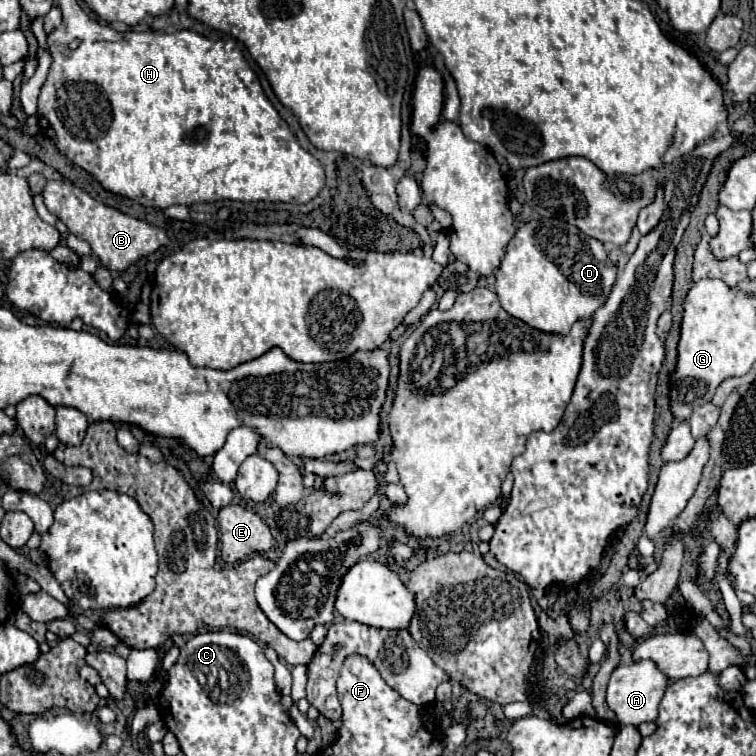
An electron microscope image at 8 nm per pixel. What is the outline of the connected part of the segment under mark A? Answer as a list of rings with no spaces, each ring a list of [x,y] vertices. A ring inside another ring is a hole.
[[[650,659],[634,661],[632,665],[622,665],[614,669],[610,683],[608,683],[608,693],[606,693],[606,703],[608,707],[616,713],[618,721],[622,725],[640,725],[646,721],[656,721],[658,717],[658,705],[664,695],[664,689],[668,687],[668,677],[658,669],[658,665]]]

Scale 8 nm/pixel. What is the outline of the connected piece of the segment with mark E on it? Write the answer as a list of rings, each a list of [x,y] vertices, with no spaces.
[[[228,505],[218,515],[220,555],[226,563],[236,565],[252,553],[266,553],[274,537],[268,525],[252,511],[240,505]]]

